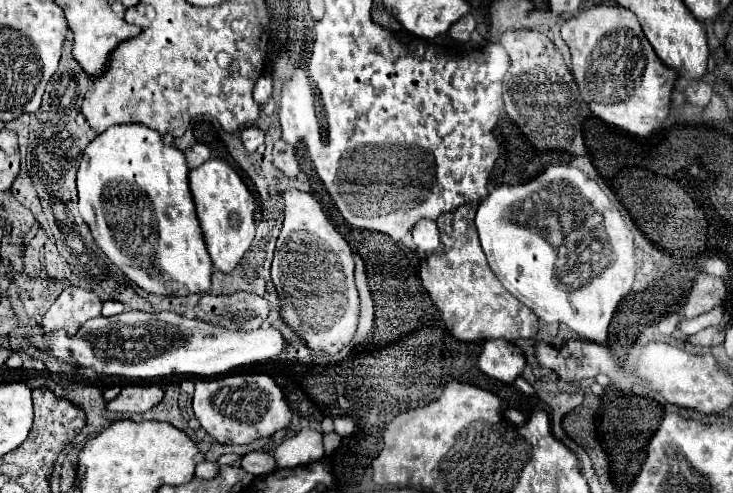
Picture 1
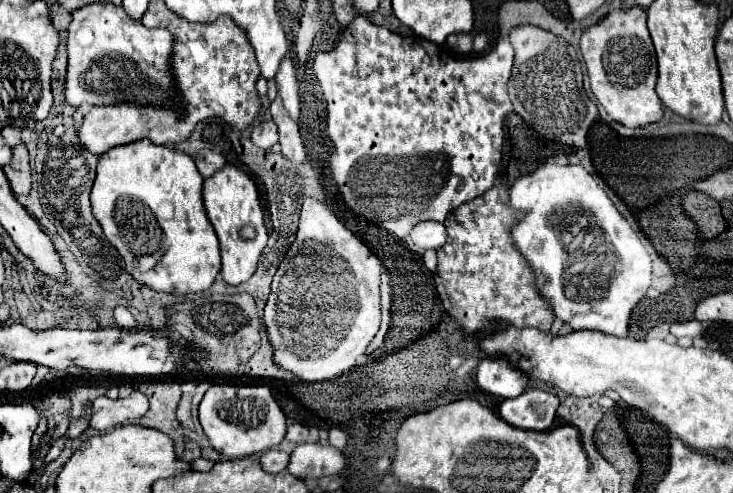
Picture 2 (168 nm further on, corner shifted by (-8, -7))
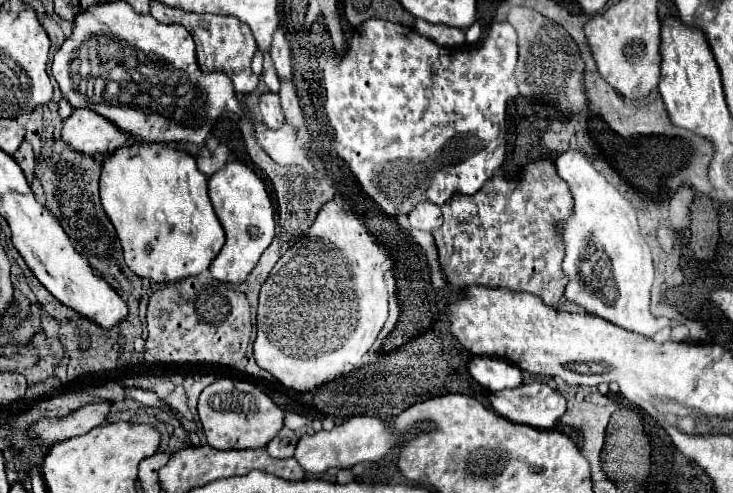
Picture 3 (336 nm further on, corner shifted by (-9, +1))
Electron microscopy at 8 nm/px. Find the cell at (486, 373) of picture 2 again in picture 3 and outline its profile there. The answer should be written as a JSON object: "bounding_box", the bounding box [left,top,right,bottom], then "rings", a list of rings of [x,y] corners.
{"bounding_box":[468,356,522,392],"rings":[[[474,356],[468,364],[468,372],[484,388],[496,392],[504,388],[518,388],[522,384],[522,370],[502,358]]]}

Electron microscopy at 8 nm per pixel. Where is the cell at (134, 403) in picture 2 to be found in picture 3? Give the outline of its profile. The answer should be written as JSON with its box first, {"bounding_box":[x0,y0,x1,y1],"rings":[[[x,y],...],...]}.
{"bounding_box":[32,402,112,442],"rings":[[[96,402],[96,404],[88,404],[82,408],[76,408],[74,412],[70,412],[66,418],[56,420],[56,418],[48,418],[48,420],[40,420],[38,424],[32,426],[32,436],[38,442],[62,442],[74,436],[82,436],[88,434],[92,428],[100,426],[106,418],[106,414],[110,412],[112,402]]]}

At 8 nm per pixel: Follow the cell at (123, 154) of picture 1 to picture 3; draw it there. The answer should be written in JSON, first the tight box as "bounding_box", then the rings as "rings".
{"bounding_box":[100,142,224,284],"rings":[[[164,142],[122,146],[104,160],[100,174],[100,202],[116,228],[124,250],[124,260],[136,276],[168,284],[198,276],[210,268],[212,260],[224,246],[224,230],[212,210],[206,182],[206,176],[196,168],[194,156]]]}

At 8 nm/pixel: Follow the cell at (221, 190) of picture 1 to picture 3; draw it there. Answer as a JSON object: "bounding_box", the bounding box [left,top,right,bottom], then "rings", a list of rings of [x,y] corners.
{"bounding_box":[208,160,274,282],"rings":[[[234,160],[218,170],[218,174],[212,174],[208,178],[208,194],[214,212],[226,232],[226,244],[214,258],[210,272],[216,280],[222,282],[244,282],[274,238],[274,208],[268,198],[266,186],[248,166]]]}

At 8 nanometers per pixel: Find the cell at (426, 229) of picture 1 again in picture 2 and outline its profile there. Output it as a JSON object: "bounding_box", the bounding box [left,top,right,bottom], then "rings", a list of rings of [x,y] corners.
{"bounding_box":[411,220,447,248],"rings":[[[425,220],[425,222],[419,222],[413,226],[411,230],[411,238],[417,246],[421,248],[441,248],[445,244],[445,238],[447,238],[447,230],[441,222],[433,222],[433,220]]]}

